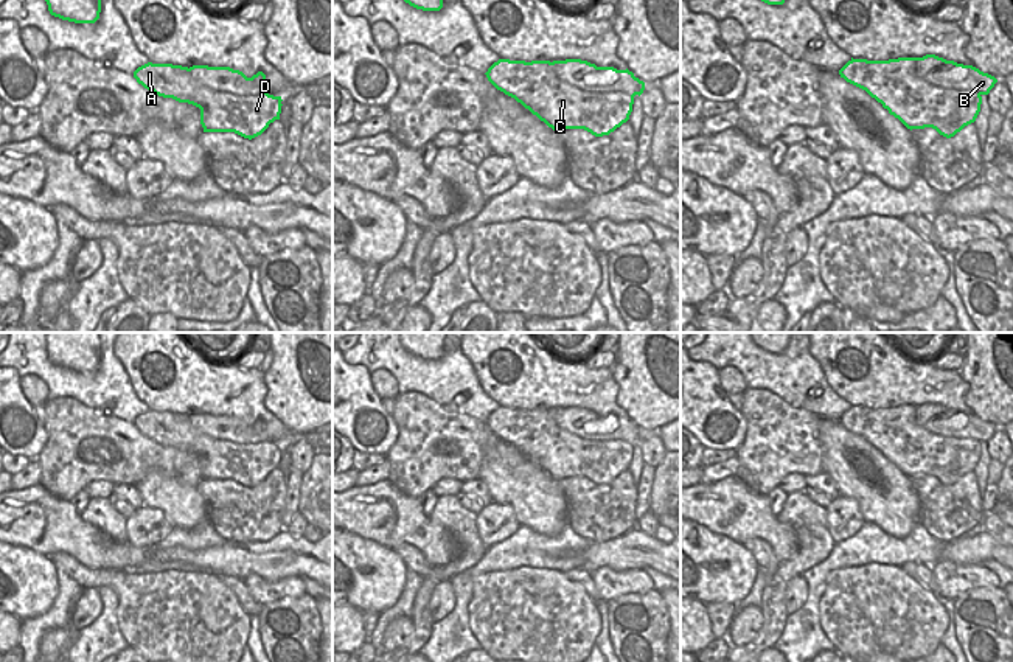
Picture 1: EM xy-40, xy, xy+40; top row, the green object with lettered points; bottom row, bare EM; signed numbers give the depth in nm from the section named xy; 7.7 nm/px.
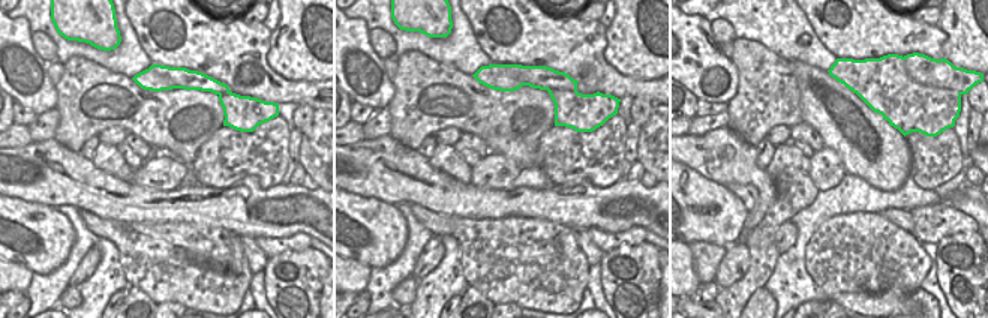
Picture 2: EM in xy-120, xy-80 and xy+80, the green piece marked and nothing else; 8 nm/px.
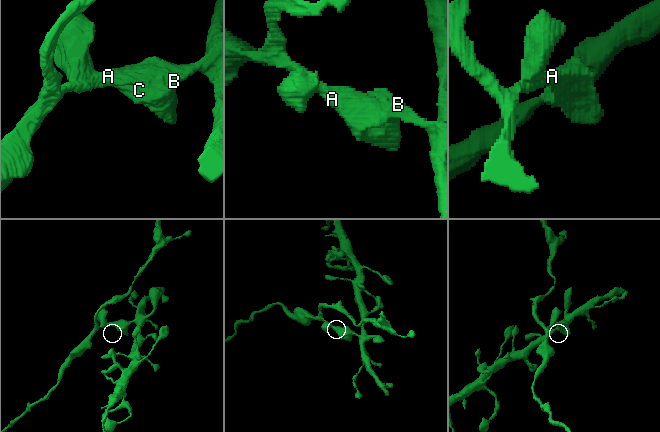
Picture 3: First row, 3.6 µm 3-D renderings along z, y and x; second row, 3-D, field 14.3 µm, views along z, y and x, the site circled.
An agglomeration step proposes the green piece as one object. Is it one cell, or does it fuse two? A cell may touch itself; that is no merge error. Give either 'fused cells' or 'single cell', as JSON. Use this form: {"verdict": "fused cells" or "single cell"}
{"verdict": "fused cells"}

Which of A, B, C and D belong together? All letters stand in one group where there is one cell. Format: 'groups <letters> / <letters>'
groups A C D / B

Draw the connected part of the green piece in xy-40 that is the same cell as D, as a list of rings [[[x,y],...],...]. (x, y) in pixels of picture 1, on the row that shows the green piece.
[[[148,62],[134,71],[134,78],[158,96],[199,107],[204,132],[235,132],[252,140],[280,120],[281,96],[211,90],[193,79],[188,67]]]

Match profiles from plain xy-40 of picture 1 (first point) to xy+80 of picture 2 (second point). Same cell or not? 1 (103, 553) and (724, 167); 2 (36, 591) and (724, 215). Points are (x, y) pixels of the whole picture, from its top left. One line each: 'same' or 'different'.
1: same
2: same

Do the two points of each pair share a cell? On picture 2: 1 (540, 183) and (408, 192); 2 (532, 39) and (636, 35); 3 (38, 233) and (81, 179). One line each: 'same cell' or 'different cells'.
1: different cells
2: different cells
3: different cells

